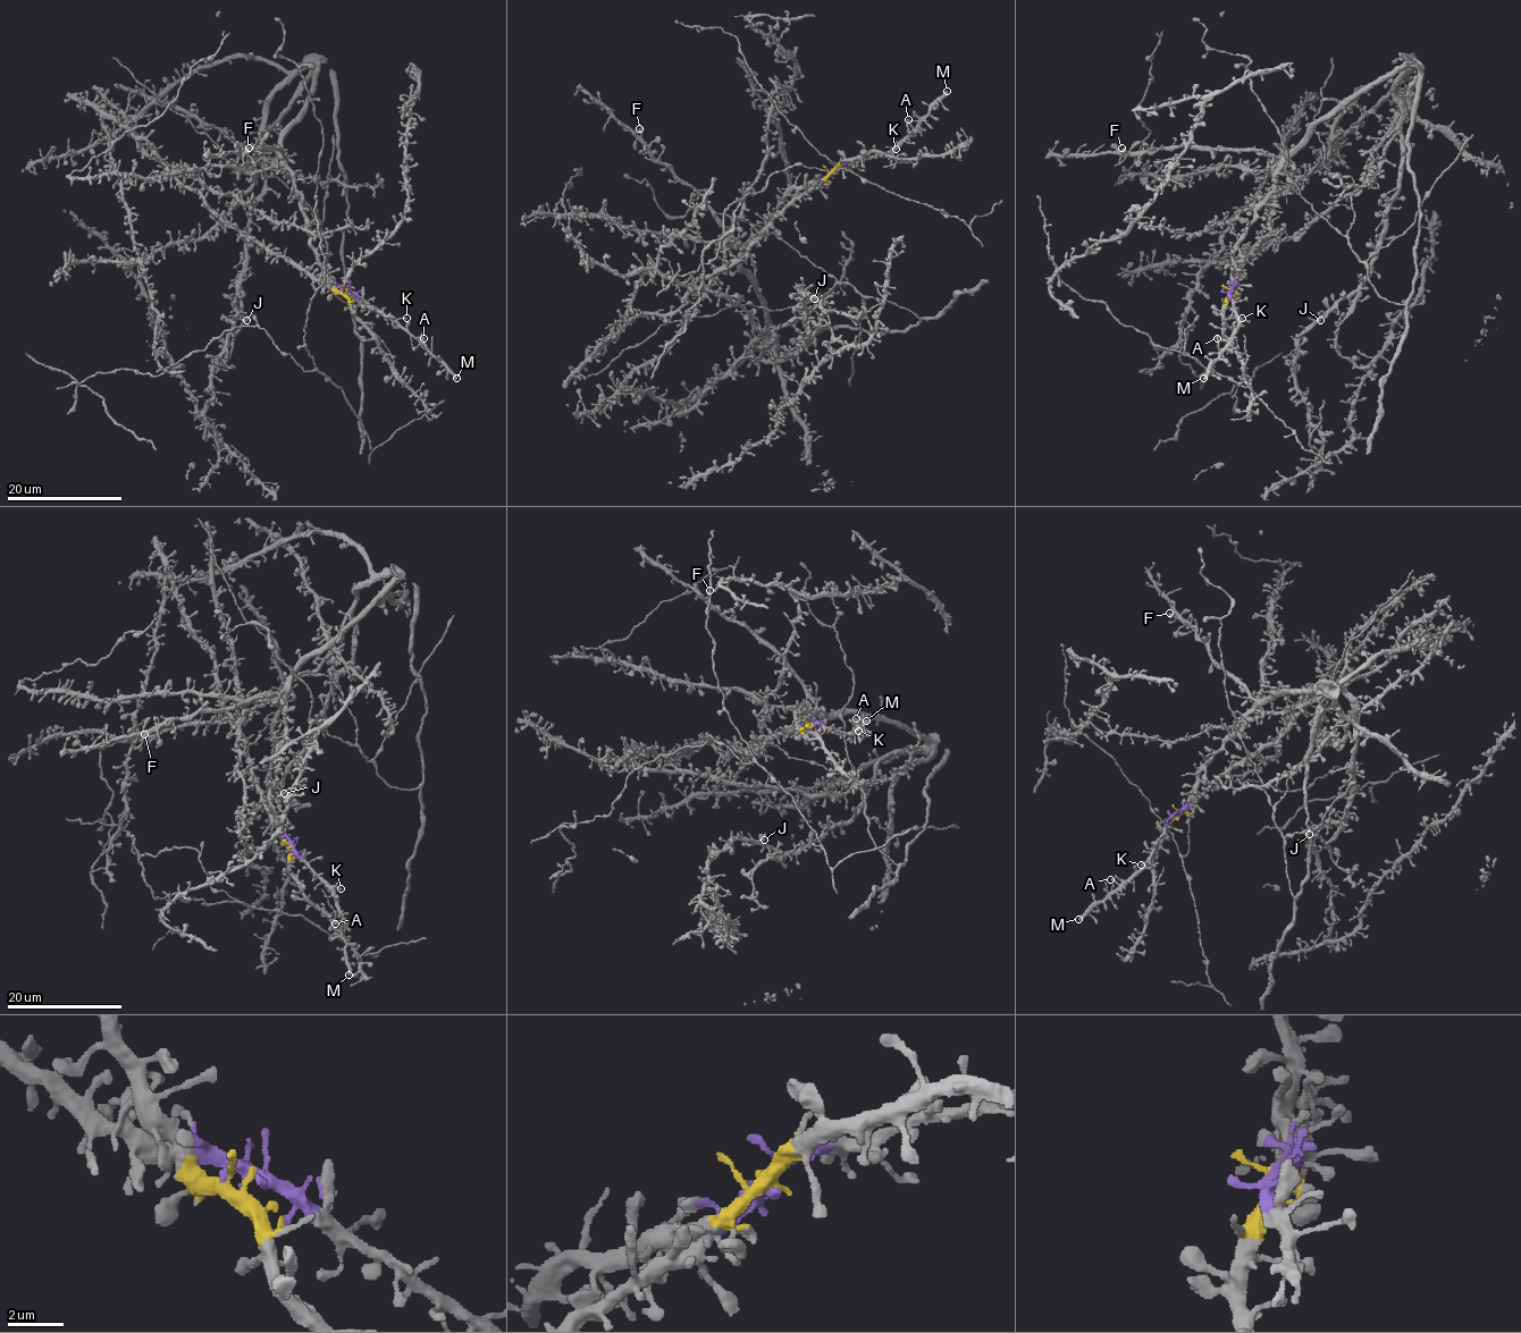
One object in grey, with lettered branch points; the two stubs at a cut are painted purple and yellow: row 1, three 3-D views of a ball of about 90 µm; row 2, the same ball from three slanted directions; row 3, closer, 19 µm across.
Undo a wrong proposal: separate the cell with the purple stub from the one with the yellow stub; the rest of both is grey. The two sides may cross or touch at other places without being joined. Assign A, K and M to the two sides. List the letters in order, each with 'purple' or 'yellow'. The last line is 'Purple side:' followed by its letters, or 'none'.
A: purple
K: purple
M: purple
Purple side: A, K, M

